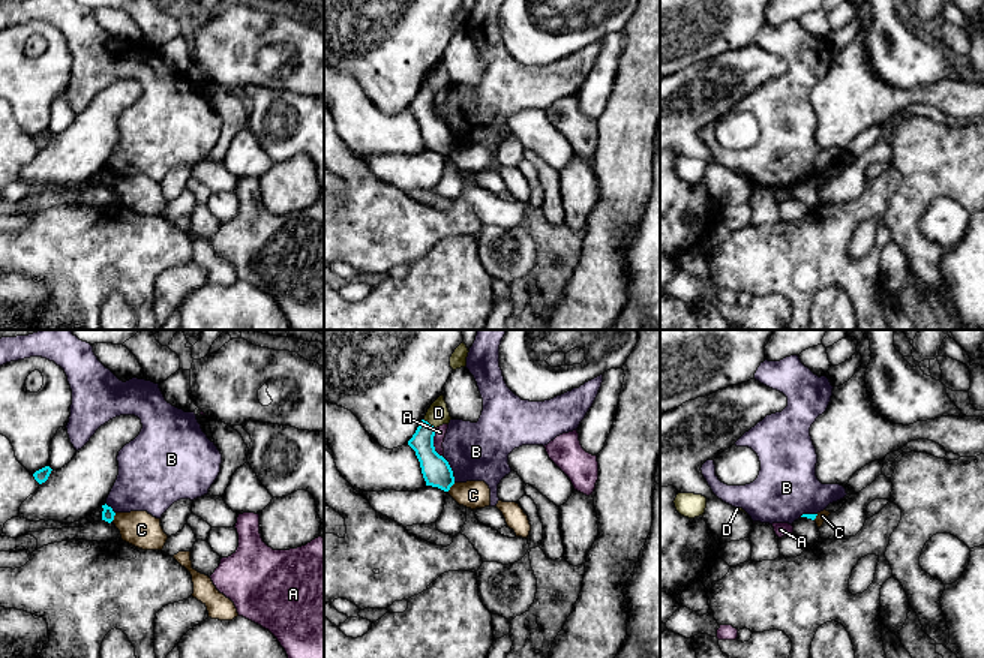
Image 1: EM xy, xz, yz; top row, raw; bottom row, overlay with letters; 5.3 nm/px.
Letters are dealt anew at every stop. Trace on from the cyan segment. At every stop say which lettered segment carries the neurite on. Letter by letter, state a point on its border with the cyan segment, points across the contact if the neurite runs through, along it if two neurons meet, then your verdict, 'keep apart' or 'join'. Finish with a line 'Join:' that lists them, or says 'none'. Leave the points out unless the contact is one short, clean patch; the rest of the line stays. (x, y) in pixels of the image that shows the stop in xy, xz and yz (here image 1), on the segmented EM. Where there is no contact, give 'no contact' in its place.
A: xz (432, 444) | along xz (434, 429), (434, 448), (443, 457) | keep apart
B: xz (449, 465) | along xz (443, 457), (453, 472) | keep apart
C: xy (113, 517) | along xy (116, 513), (111, 520) | keep apart
D: xz (428, 423) | keep apart
Join: none

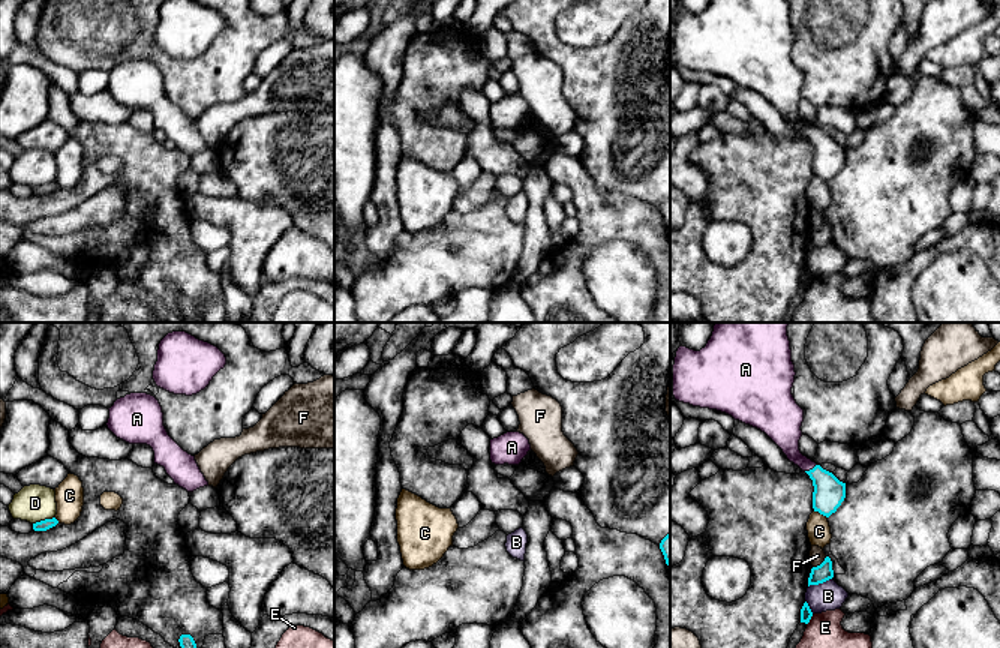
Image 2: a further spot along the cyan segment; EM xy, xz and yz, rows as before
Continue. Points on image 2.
A: yz (810, 470) | across yz (829, 492), (810, 470), (792, 452), (784, 431) | join
B: yz (819, 582) | along yz (831, 578), (808, 587) | keep apart
C: yz (820, 513) | keep apart
D: xy (45, 519) | keep apart
E: yz (810, 618) | keep apart
F: yz (820, 564) | keep apart
Join: A

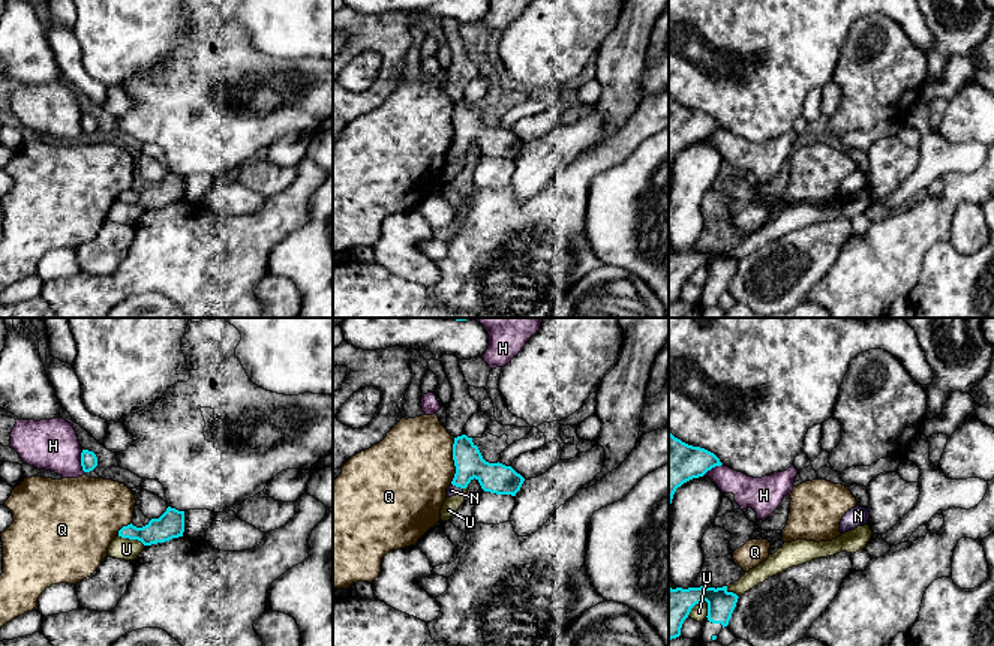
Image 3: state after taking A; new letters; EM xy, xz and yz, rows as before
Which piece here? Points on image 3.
H: xy (81, 462) | keep apart
N: xz (458, 486) | across xz (498, 478), (470, 474), (458, 486), (452, 490) | join
Q: xz (453, 459) | keep apart
U: yz (696, 603) | keep apart
Join: N

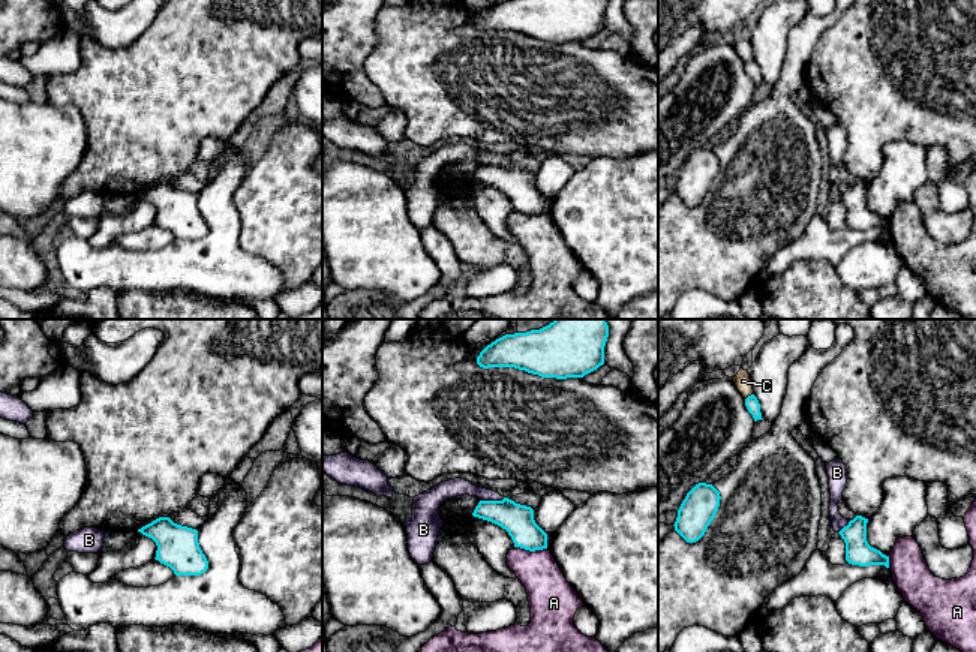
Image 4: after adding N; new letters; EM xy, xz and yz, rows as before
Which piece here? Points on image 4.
A: xz (531, 550) | along xz (514, 546), (529, 550), (546, 549) | keep apart
B: xz (492, 501) | along xz (504, 498), (482, 501) | keep apart
C: yz (748, 396) | keep apart
Join: none

